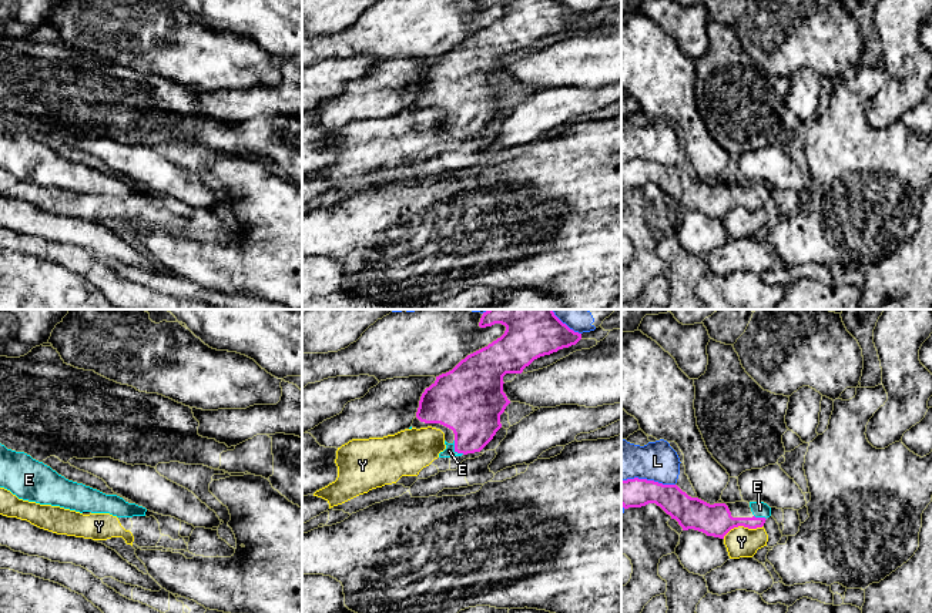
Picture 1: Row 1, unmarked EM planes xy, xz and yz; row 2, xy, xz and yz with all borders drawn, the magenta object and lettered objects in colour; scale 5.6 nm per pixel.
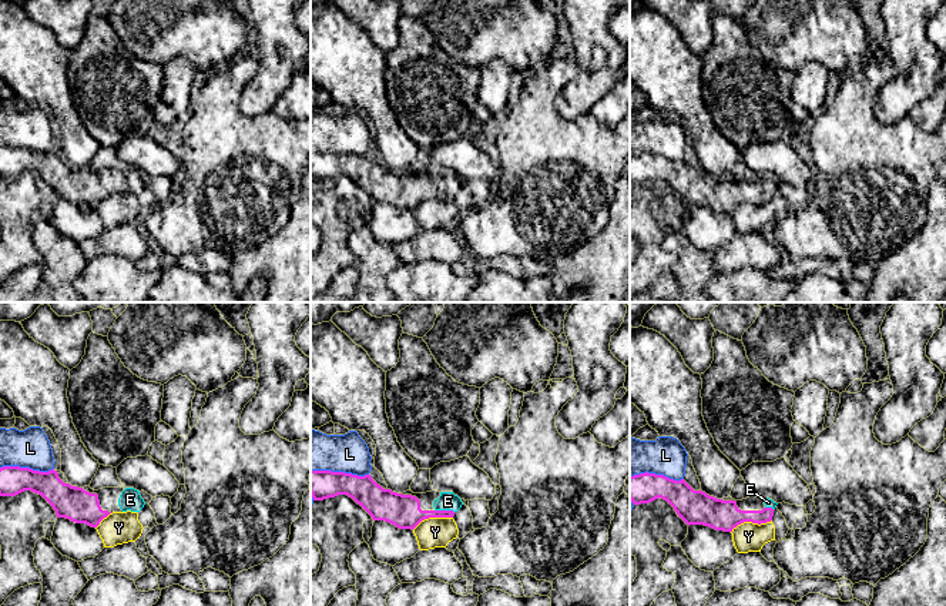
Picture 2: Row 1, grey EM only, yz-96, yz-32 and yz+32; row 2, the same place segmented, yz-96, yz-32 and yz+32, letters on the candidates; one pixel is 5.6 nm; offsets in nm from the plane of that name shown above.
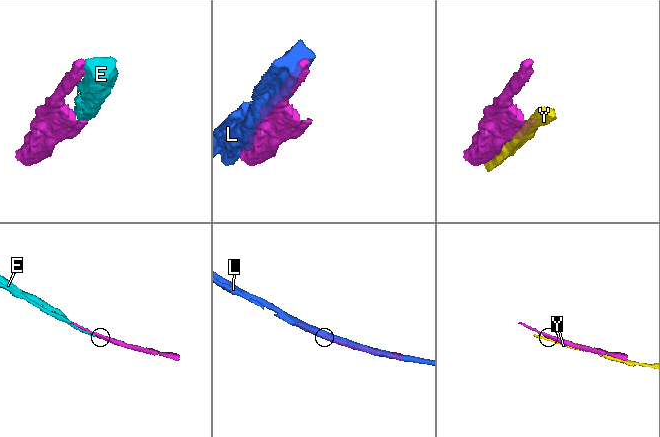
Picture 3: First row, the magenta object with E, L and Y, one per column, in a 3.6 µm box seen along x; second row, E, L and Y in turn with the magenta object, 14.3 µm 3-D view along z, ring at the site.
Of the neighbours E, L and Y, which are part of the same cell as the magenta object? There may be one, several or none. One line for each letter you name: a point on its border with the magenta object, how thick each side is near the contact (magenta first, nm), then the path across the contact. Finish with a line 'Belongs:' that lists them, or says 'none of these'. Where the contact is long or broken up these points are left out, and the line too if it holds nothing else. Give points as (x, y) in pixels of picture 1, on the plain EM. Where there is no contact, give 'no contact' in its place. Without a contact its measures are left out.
E: xz (455, 130) | 320/60 nm
Belongs: E

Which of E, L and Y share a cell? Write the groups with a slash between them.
E / L / Y

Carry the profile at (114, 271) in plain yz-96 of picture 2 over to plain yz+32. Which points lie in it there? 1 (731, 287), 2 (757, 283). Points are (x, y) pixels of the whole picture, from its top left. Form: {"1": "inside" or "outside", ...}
{"1": "inside", "2": "inside"}

